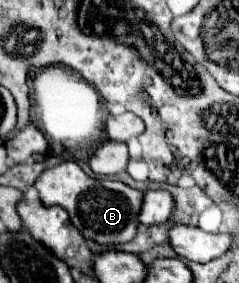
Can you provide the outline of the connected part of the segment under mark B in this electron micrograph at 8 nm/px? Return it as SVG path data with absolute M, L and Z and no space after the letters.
M73 160L47 168L35 180L35 188L43 204L59 204L69 212L73 226L83 234L83 238L93 240L101 246L117 246L135 238L143 192L117 180L93 180Z

